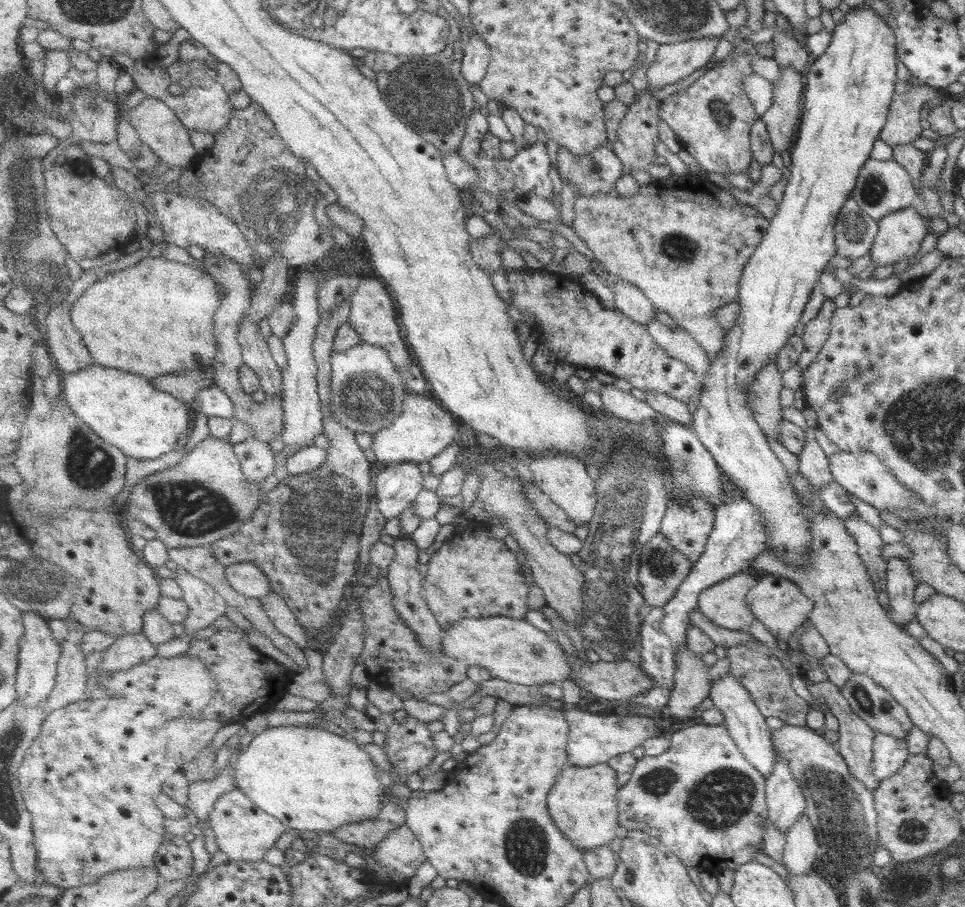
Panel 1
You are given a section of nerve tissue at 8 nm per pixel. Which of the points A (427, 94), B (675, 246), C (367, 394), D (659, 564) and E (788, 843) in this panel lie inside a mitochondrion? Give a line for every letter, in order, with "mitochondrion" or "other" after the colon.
A: mitochondrion
B: mitochondrion
C: mitochondrion
D: mitochondrion
E: other

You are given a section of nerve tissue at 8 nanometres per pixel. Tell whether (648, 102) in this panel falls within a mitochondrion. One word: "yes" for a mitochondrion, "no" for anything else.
no

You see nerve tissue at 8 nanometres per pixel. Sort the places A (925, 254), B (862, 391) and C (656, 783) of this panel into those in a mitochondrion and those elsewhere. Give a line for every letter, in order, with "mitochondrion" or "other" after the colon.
A: other
B: other
C: mitochondrion

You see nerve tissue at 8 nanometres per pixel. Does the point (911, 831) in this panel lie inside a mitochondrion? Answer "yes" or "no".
yes

